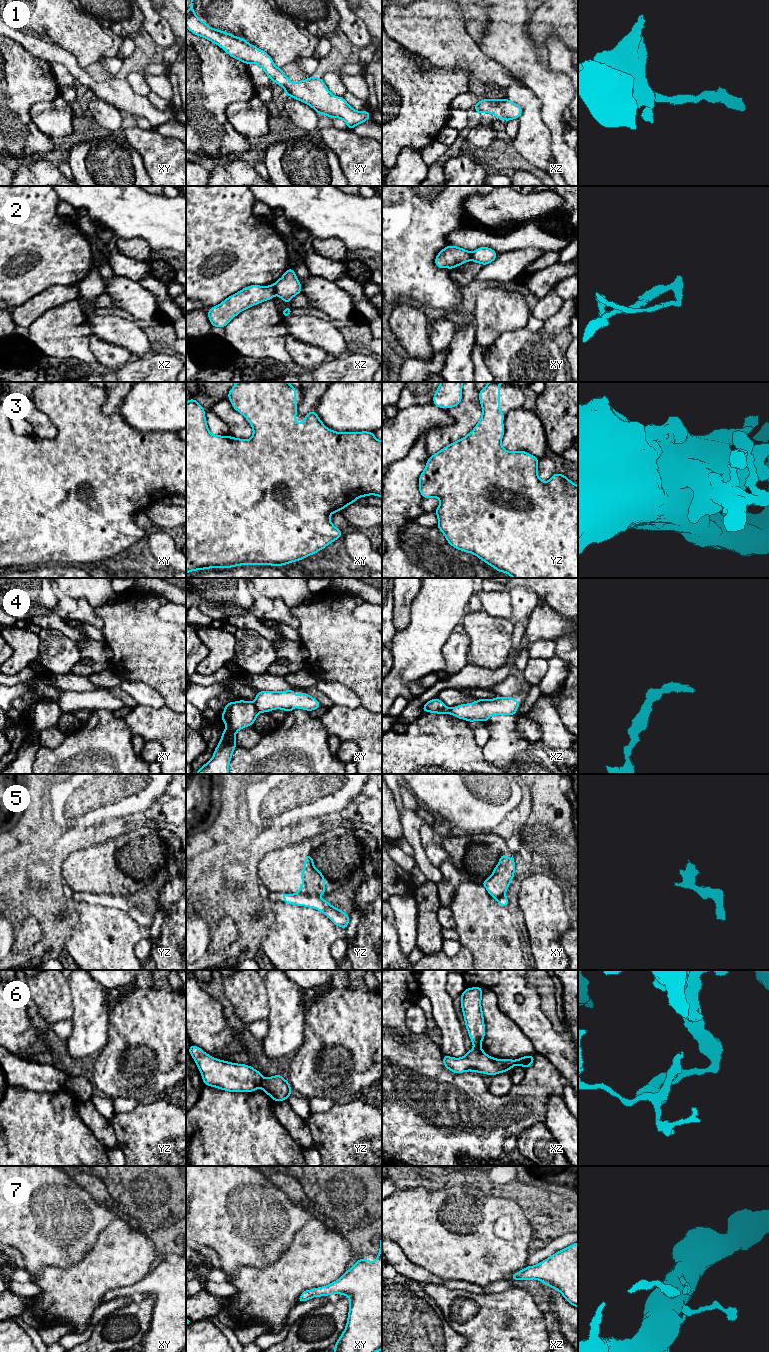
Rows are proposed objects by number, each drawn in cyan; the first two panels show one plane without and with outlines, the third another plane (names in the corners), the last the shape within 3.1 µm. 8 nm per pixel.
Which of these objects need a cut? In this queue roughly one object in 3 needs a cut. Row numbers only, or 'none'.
2, 4, 5, 6

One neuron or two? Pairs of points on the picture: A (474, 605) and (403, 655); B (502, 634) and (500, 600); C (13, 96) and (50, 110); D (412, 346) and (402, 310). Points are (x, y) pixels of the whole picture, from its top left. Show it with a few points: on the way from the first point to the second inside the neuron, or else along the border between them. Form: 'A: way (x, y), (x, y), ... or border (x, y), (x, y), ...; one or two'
A: border (475, 591), (467, 605); two
B: border (483, 609), (493, 617), (508, 619); two
C: border (56, 96), (31, 107), (37, 127); two
D: way (412, 337), (410, 326), (405, 319); one

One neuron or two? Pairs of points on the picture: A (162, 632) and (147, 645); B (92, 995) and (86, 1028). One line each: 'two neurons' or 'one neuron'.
A: one neuron
B: one neuron

